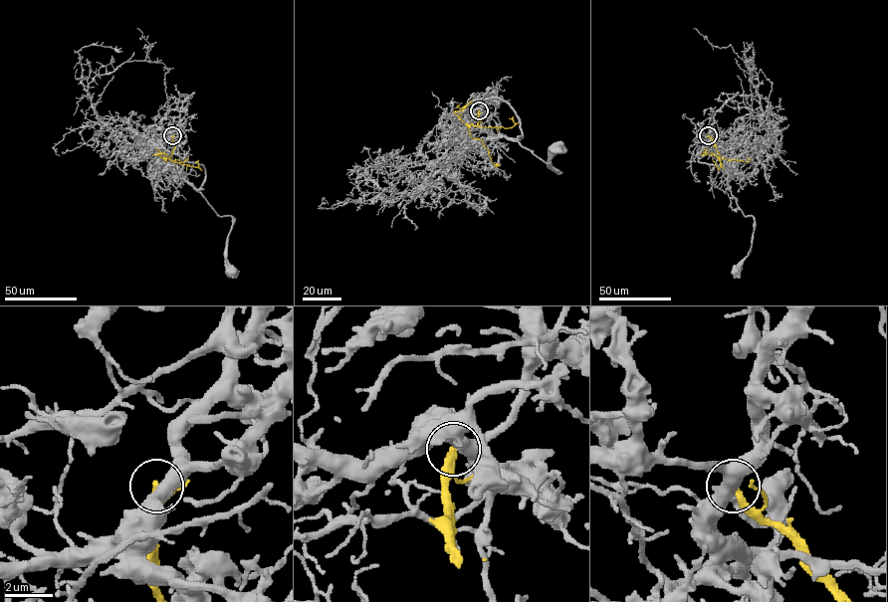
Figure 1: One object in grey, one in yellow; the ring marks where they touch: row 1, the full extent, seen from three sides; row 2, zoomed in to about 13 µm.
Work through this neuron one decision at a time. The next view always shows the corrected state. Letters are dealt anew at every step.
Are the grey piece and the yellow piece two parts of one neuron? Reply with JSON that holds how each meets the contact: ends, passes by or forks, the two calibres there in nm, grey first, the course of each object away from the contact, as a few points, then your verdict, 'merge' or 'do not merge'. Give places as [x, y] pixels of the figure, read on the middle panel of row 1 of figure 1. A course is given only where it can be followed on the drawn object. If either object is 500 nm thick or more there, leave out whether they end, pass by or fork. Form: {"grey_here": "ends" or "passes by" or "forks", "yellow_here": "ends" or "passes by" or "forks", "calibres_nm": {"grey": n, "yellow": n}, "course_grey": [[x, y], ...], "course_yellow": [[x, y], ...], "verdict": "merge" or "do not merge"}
{"calibres_nm": {"grey": 500, "yellow": 300}, "course_grey": [[479, 110], [466, 111], [458, 119], [469, 134], [468, 145], [508, 136], [557, 171], [551, 158], [559, 149]], "course_yellow": [[479, 110], [481, 120], [468, 127], [470, 135], [479, 138], [488, 150], [492, 162], [500, 165]], "verdict": "do not merge"}

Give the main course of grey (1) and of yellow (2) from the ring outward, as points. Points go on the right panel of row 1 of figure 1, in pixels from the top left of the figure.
1: (708, 135), (710, 144), (722, 146), (735, 159), (728, 187), (744, 214), (754, 218), (751, 249), (737, 271)
2: (708, 135), (716, 144), (719, 158), (744, 161), (750, 159)

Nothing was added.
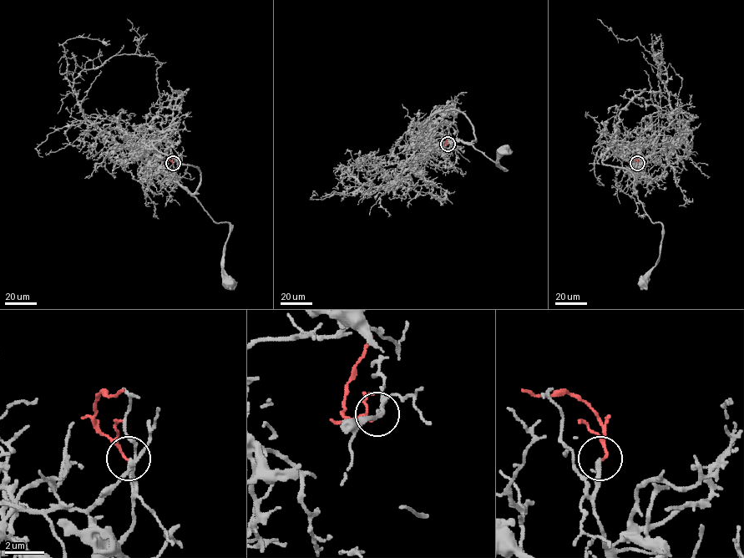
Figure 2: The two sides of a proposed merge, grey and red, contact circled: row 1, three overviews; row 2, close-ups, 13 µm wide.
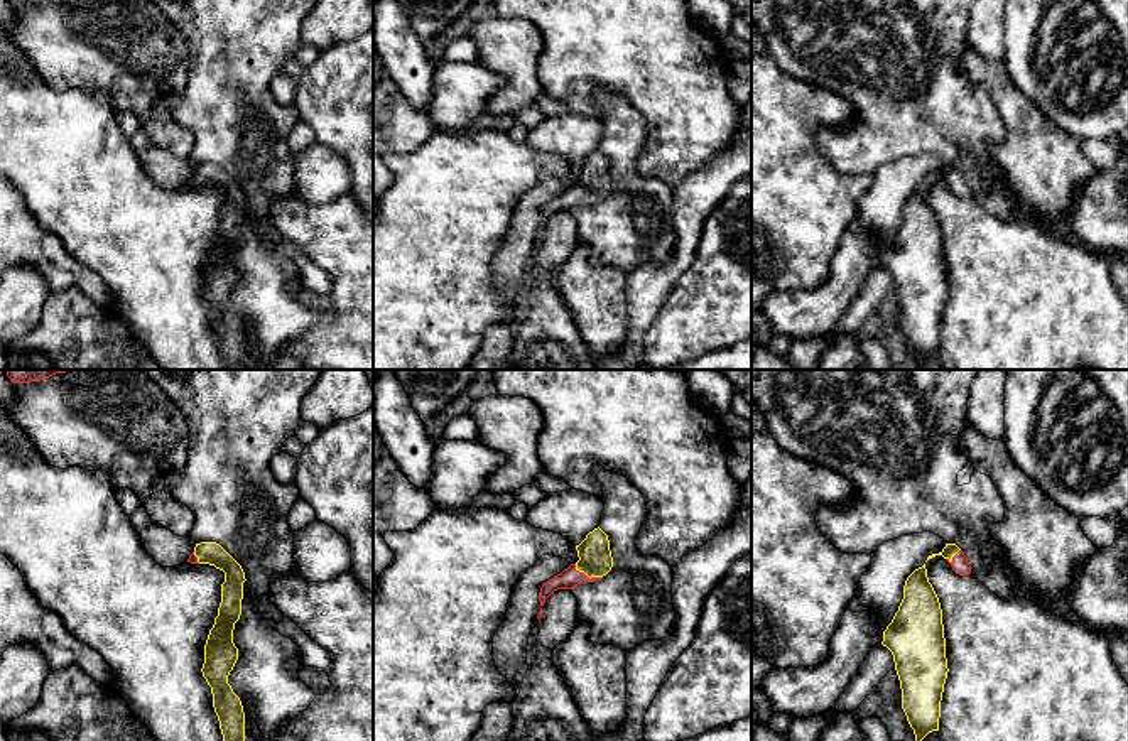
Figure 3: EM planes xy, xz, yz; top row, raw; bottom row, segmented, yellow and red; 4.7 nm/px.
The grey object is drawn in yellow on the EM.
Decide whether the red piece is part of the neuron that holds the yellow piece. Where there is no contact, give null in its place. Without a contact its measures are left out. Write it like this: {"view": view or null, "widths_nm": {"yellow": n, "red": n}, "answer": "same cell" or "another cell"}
{"view": "xz", "widths_nm": {"yellow": 160, "red": 90}, "answer": "same cell"}

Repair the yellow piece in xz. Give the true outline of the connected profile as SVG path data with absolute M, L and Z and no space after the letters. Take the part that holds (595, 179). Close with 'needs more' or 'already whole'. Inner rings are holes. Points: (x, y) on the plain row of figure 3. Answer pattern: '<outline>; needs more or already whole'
M598 149L576 167L579 182L561 196L542 206L539 214L540 228L557 211L572 211L581 204L594 204L606 197L613 189L608 157Z; needs more

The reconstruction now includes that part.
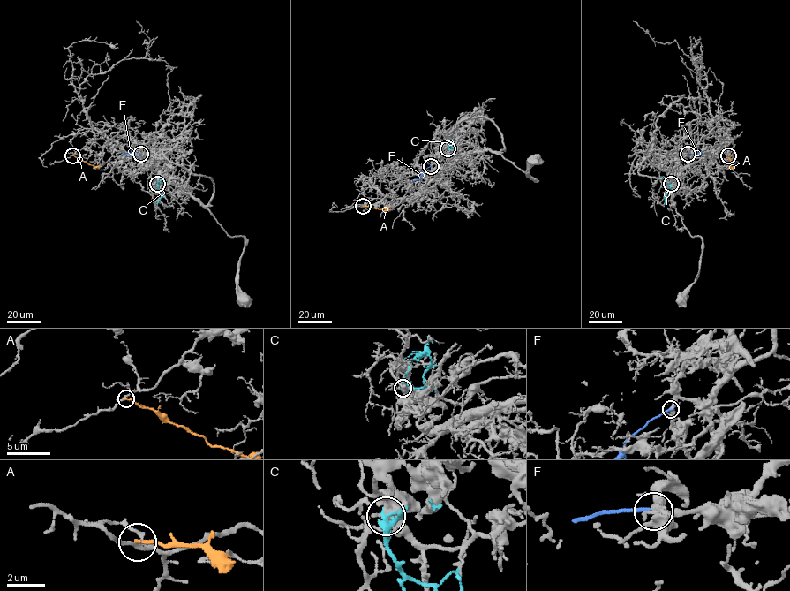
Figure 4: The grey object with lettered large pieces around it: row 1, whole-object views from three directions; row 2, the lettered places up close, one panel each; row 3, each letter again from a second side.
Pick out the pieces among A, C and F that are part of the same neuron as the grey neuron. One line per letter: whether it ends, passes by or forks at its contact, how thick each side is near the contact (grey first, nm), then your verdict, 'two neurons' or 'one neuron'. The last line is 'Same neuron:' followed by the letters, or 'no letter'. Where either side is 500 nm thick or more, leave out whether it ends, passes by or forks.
A: it ends; calibres 200 and 190 nm; two neurons
C: it ends; calibres 360 and 400 nm; two neurons
F: it ends; calibres 280 and 240 nm; two neurons
Same neuron: no letter

